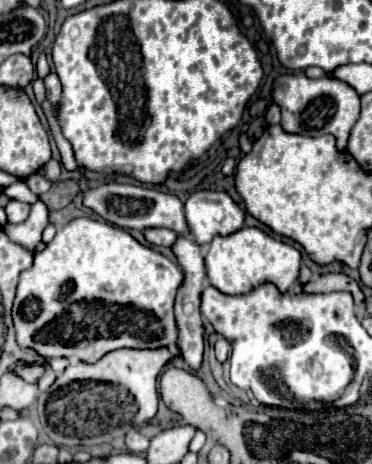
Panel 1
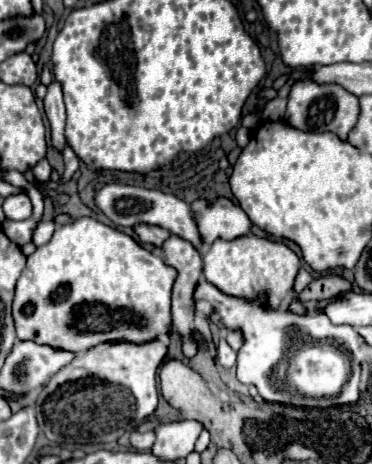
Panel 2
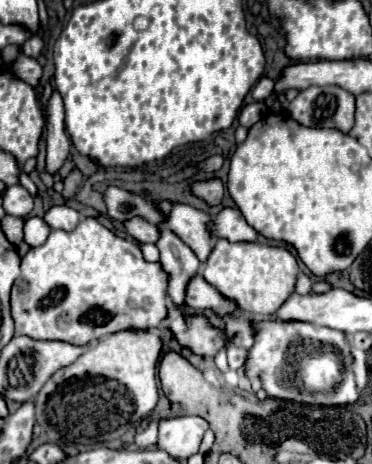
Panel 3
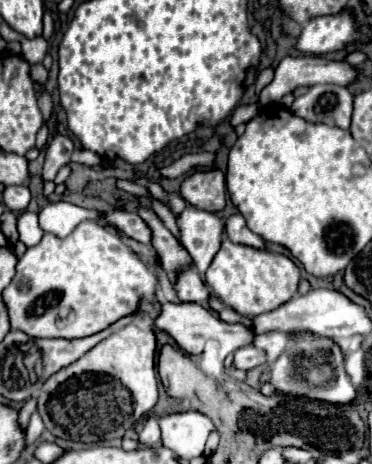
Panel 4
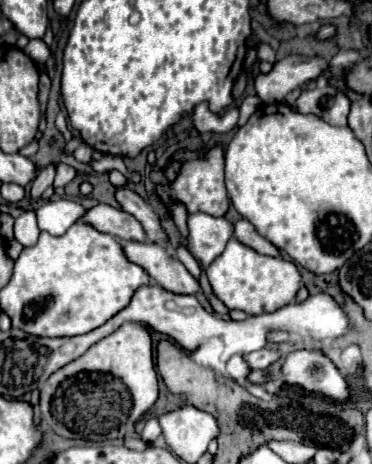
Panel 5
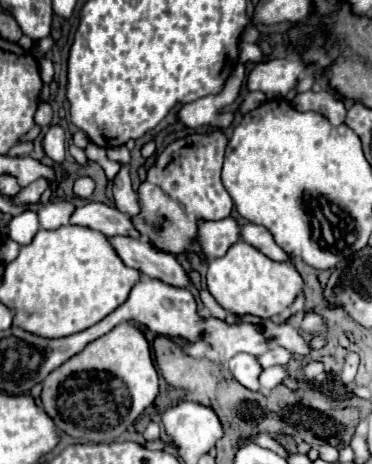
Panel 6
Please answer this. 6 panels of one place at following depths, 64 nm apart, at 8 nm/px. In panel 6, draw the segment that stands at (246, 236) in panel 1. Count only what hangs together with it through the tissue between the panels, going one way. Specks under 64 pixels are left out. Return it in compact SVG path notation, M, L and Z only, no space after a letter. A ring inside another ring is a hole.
M242 240L232 244L232 248L228 248L224 256L208 262L206 282L210 294L224 310L234 314L252 314L260 320L280 316L294 302L294 298L302 292L304 286L292 262L270 260L250 244L244 244Z

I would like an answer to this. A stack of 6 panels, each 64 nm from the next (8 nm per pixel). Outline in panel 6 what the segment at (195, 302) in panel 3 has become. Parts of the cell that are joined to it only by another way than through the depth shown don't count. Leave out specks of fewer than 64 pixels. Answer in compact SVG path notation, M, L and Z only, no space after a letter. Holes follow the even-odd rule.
M114 236L110 238L110 242L118 252L118 256L122 258L122 262L126 266L138 268L144 276L162 280L164 284L176 288L190 286L190 278L184 266L170 252L160 252L158 248L152 248L148 240L136 240L128 236Z

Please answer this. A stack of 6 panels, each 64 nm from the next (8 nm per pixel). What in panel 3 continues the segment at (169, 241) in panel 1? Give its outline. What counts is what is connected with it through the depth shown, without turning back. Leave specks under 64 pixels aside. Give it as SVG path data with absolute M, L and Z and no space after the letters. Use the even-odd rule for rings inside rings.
M132 218L132 220L128 220L128 222L124 222L124 226L126 226L126 230L128 230L128 234L130 236L134 236L138 242L152 242L152 244L156 244L156 240L160 238L160 228L158 226L154 226L154 224L150 224L150 222L146 222L144 218Z

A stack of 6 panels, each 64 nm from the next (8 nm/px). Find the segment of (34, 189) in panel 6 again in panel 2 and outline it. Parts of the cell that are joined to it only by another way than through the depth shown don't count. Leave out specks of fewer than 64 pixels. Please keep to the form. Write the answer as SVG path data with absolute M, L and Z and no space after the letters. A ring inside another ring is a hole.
M52 80L48 84L48 92L44 98L44 108L46 108L46 116L50 120L52 126L52 144L58 152L62 152L66 138L64 138L64 120L66 120L66 112L64 112L64 100L62 100L62 88L56 80Z

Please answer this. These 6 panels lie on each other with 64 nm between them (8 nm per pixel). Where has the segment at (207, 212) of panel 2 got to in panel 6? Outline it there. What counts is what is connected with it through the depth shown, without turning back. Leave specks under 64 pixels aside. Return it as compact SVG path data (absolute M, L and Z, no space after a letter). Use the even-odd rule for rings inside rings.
M244 224L240 226L240 240L252 244L254 248L258 248L260 252L264 252L268 258L276 260L276 262L286 262L290 256L274 242L272 234L256 224Z

